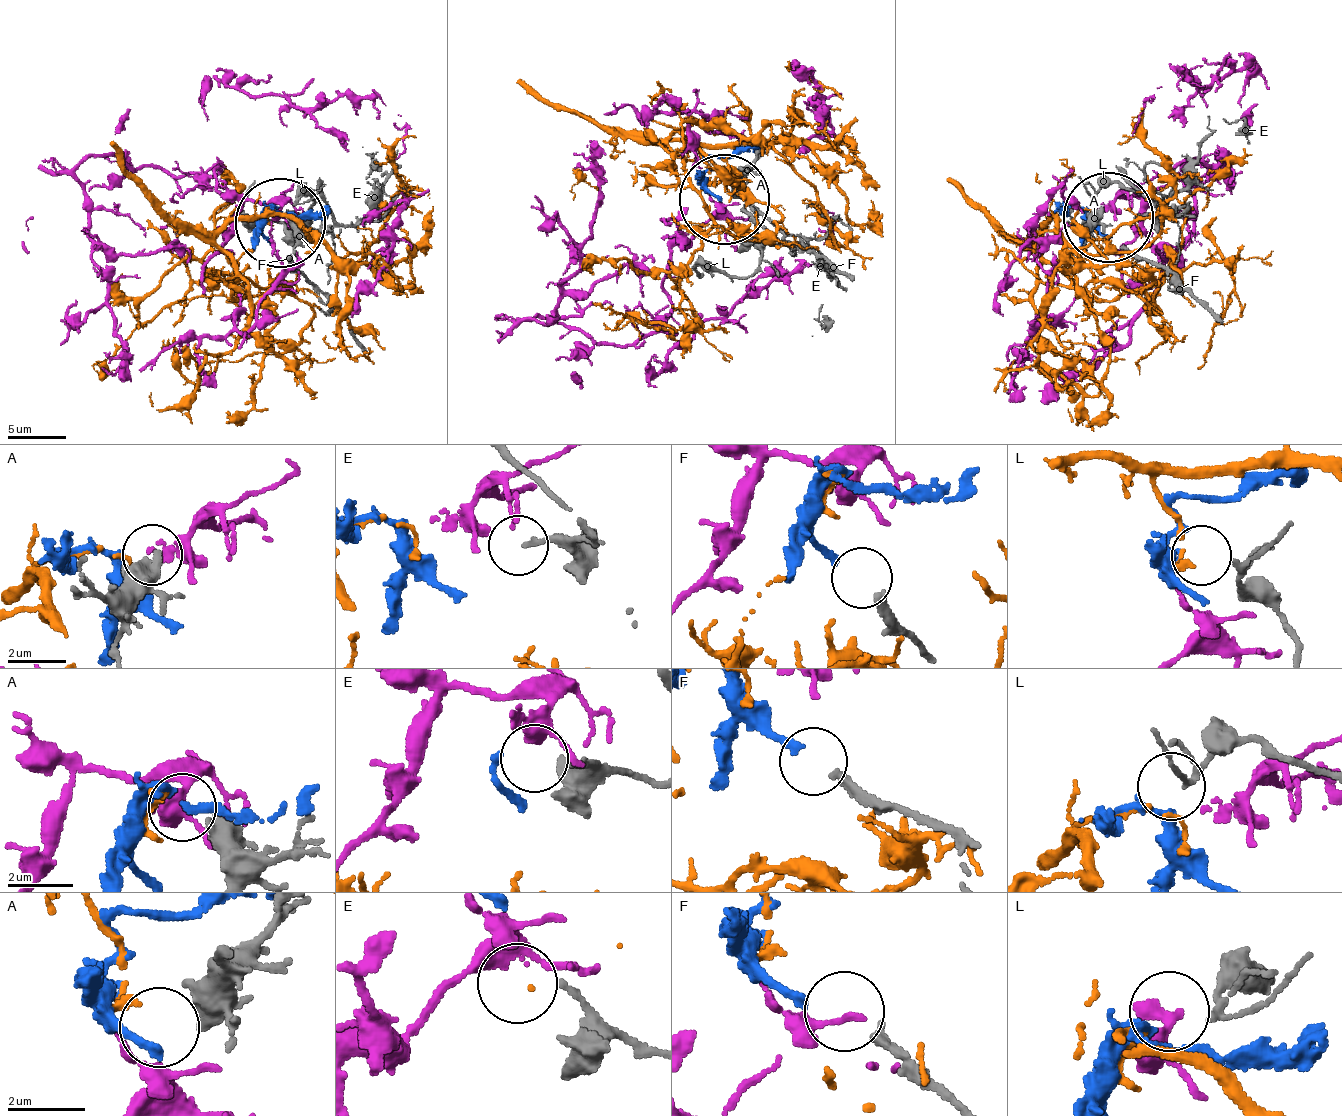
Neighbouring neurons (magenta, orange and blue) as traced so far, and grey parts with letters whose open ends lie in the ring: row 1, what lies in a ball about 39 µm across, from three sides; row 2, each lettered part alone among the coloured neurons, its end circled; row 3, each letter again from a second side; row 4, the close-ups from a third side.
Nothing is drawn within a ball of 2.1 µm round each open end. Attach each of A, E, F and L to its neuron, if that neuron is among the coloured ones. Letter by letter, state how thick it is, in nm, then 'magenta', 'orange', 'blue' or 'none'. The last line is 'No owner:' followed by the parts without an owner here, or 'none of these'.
A: 600 nm | magenta
E: 160 nm | none
F: 280 nm | blue
L: 120 nm | orange
No owner: E

